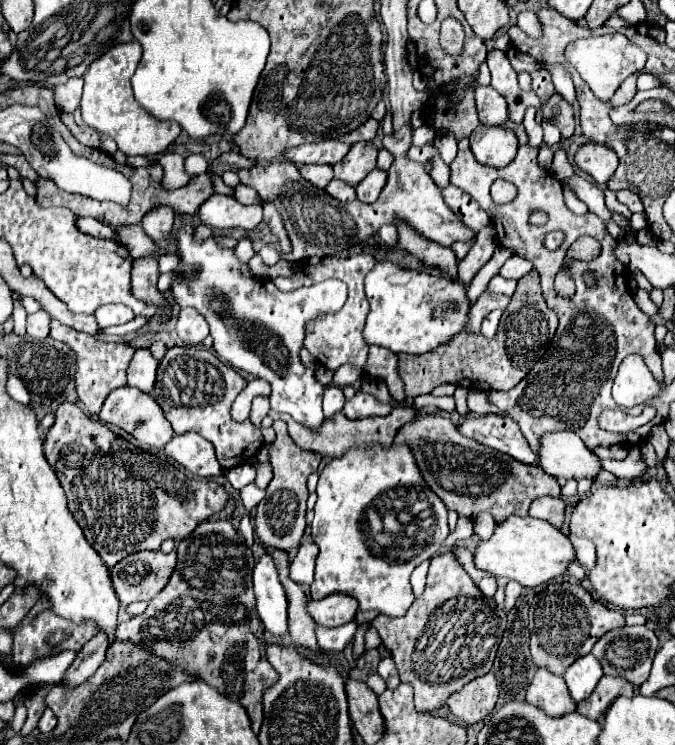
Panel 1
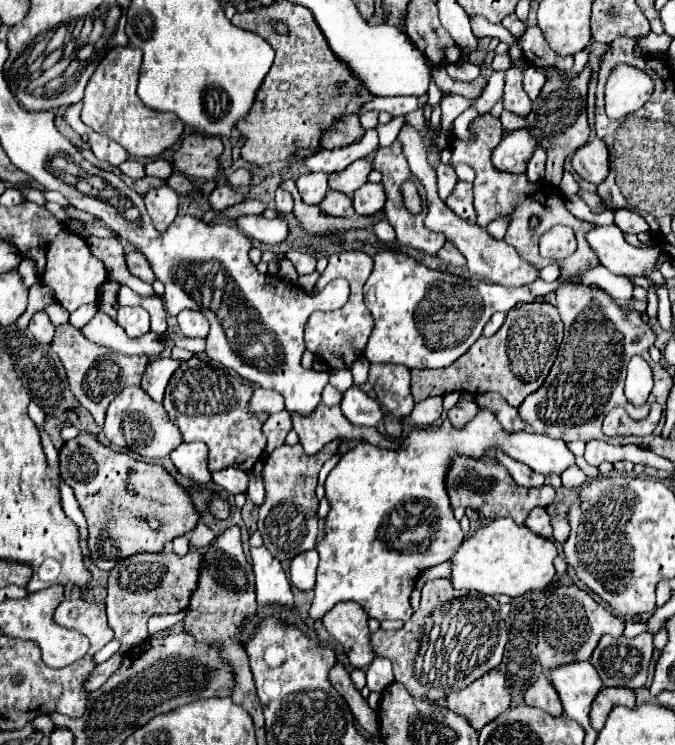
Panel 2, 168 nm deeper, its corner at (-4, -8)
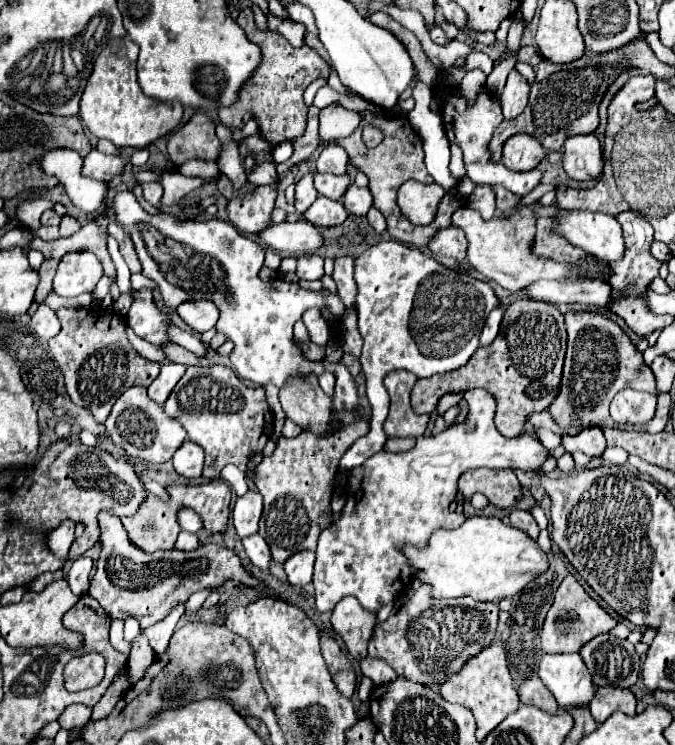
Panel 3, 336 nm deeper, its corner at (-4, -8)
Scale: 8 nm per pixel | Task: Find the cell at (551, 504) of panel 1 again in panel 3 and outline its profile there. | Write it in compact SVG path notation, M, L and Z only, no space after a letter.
M514 510L514 512L510 512L508 520L510 520L510 524L512 524L514 528L518 528L518 530L526 532L530 538L534 538L534 540L538 538L540 528L538 528L536 520L532 518L532 514L530 514L528 510Z

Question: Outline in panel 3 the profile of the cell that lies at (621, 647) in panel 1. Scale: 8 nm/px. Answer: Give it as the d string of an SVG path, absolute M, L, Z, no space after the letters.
M598 634L580 648L594 686L630 688L640 674L640 656L628 640Z

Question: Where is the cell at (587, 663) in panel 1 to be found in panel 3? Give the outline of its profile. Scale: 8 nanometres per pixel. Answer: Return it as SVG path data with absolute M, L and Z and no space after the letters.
M544 654L538 676L562 710L568 706L586 706L594 696L594 684L578 654Z

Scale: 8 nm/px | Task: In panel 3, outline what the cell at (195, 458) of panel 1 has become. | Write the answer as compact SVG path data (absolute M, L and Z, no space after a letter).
M186 440L174 454L176 472L184 478L198 478L202 476L202 466L204 466L204 450Z

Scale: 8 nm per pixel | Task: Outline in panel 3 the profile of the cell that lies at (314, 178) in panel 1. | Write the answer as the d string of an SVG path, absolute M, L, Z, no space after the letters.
M304 174L298 182L296 182L296 200L294 200L294 208L296 212L306 212L306 208L318 198L318 192L312 184L312 174Z

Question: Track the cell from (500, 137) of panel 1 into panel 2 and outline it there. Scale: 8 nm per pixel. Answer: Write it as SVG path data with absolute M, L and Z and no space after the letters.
M514 130L510 134L506 134L500 144L492 150L492 164L494 168L502 170L502 172L524 172L526 164L534 152L536 140L530 132L522 130Z

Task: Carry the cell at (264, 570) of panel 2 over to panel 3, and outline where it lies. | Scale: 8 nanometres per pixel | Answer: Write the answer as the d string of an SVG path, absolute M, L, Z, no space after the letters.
M252 534L252 536L242 538L242 544L244 544L244 550L246 550L248 558L252 560L252 564L262 570L268 570L272 556L270 556L270 548L268 548L266 540L260 534Z

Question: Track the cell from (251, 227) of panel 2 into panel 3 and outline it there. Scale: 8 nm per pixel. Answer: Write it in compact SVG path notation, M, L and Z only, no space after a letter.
M308 222L274 224L272 228L260 232L258 236L270 248L274 248L278 252L290 252L290 254L314 252L324 244L324 238L318 232L318 228Z

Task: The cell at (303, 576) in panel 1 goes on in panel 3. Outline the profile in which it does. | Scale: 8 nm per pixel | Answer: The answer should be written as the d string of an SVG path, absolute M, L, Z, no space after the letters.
M312 550L296 552L284 562L284 570L286 570L288 582L292 586L306 586L308 582L312 582L312 568L314 568L314 552Z

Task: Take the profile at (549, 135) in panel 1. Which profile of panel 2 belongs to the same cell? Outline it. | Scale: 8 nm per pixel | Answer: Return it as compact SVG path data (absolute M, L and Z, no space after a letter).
M564 170L559 188L562 190L563 194L567 197L577 194L579 190L579 185L574 179L574 177L570 174L570 172Z

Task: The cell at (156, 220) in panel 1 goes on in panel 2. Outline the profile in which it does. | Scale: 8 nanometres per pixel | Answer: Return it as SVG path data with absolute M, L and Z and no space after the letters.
M154 188L144 196L146 210L152 218L152 224L160 228L168 228L178 212L178 194L172 188Z

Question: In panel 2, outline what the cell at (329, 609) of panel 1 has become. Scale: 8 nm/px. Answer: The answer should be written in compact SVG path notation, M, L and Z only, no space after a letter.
M338 602L332 610L322 616L324 628L334 636L346 650L348 660L356 668L368 666L376 652L370 644L368 614L356 602Z

